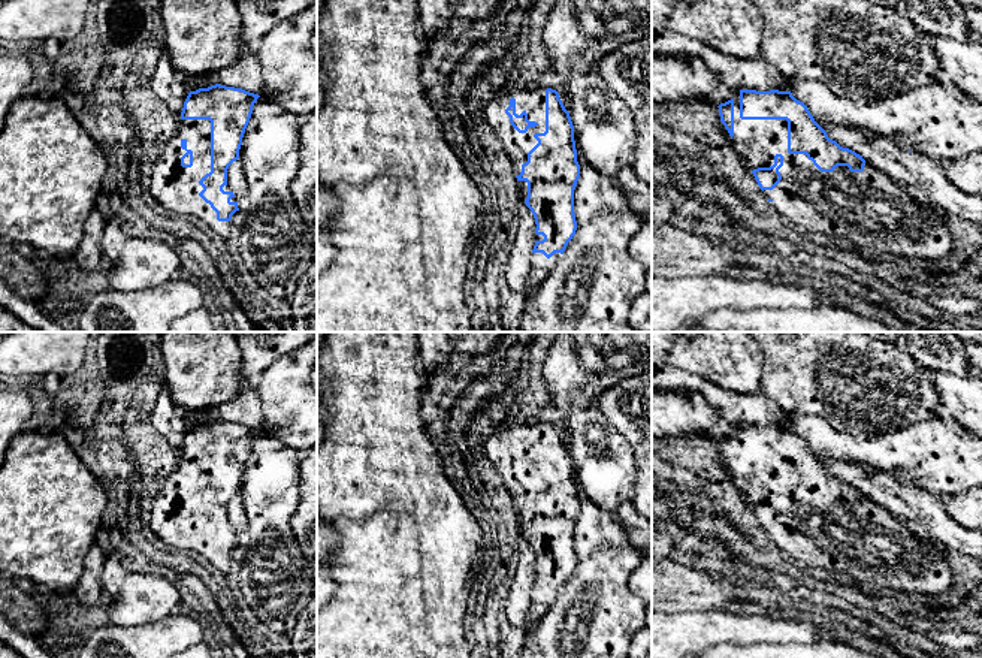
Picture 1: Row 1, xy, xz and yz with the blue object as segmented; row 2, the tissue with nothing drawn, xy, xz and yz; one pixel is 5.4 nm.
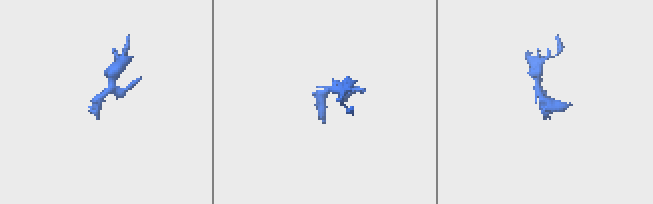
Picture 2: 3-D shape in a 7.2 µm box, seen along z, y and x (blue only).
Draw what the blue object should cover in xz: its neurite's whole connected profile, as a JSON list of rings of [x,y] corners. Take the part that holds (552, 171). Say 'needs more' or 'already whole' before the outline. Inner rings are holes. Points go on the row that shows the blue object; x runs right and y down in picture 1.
needs more; [[[537,85],[490,100],[484,121],[502,144],[520,197],[535,218],[532,266],[547,274],[577,230],[574,190],[580,164],[569,112],[556,90]]]

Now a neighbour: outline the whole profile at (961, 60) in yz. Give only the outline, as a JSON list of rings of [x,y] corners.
[[[930,36],[940,67],[951,76],[948,87],[955,96],[982,102],[982,45],[960,42],[946,36]]]

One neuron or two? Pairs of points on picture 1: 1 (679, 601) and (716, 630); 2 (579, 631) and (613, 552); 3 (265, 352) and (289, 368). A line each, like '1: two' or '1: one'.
1: two
2: one
3: two

